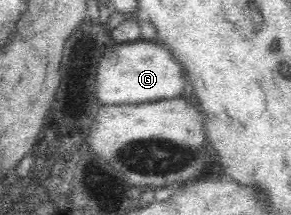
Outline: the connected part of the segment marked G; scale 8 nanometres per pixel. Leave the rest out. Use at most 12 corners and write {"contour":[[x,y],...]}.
{"contour":[[137,40],[105,50],[93,94],[139,104],[188,88],[163,44]]}

